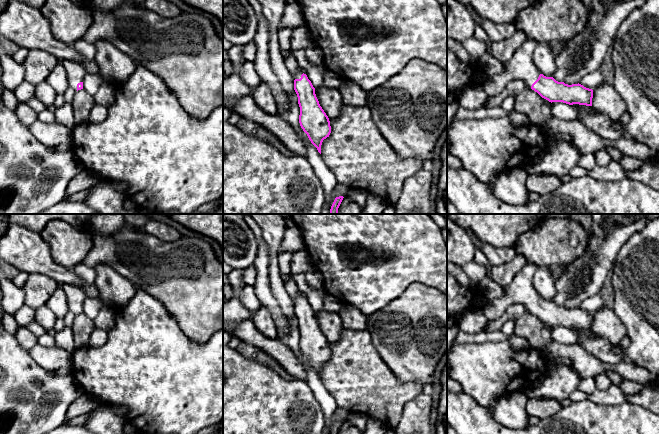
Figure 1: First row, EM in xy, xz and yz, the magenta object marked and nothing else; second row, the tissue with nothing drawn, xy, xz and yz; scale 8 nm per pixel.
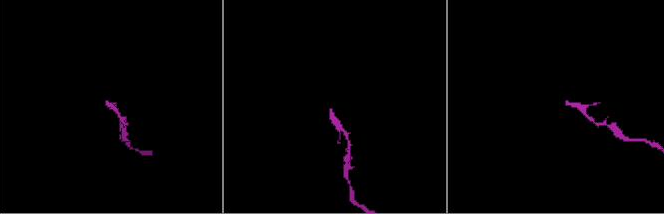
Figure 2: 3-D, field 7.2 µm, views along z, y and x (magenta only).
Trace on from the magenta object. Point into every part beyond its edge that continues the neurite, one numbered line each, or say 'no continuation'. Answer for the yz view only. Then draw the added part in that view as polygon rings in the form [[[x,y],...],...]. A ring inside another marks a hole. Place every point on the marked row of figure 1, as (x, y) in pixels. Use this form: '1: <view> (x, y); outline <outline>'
1: yz (521, 67); outline [[[534,40],[525,41],[514,53],[510,61],[505,64],[504,71],[489,77],[483,88],[487,97],[498,96],[513,80],[523,81],[527,88],[542,74],[533,63],[533,52],[538,43]]]

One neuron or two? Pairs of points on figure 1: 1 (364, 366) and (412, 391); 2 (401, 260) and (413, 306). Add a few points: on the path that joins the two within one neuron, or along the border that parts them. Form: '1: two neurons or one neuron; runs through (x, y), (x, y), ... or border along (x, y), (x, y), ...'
1: one neuron; runs through (376, 378), (389, 391), (400, 391)
2: two neurons; border along (432, 286), (412, 283), (401, 294), (390, 301)

